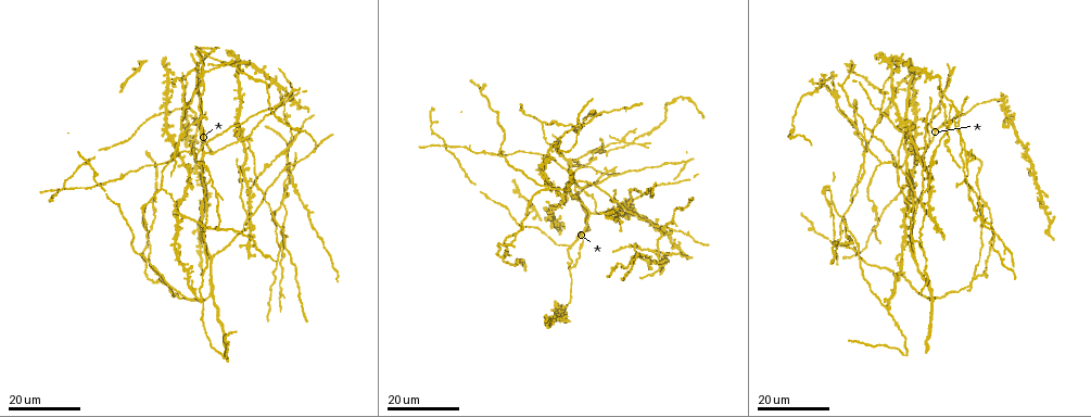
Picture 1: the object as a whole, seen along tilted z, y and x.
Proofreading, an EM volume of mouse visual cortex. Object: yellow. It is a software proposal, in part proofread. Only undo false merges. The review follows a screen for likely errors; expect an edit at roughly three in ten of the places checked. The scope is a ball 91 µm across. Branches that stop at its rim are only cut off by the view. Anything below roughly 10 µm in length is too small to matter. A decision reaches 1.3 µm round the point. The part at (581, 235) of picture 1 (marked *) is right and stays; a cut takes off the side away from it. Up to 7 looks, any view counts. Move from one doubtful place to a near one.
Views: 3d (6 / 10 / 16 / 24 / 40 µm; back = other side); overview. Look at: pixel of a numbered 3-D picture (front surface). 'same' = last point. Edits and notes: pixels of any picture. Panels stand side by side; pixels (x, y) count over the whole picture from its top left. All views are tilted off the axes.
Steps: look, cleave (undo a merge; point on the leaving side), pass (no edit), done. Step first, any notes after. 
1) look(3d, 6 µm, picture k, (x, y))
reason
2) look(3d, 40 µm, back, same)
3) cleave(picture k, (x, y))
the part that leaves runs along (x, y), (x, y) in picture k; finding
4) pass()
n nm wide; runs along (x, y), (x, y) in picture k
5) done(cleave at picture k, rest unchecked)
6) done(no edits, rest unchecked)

look(3d, 24 µm, picture 1, (201, 166))
sudden change in width

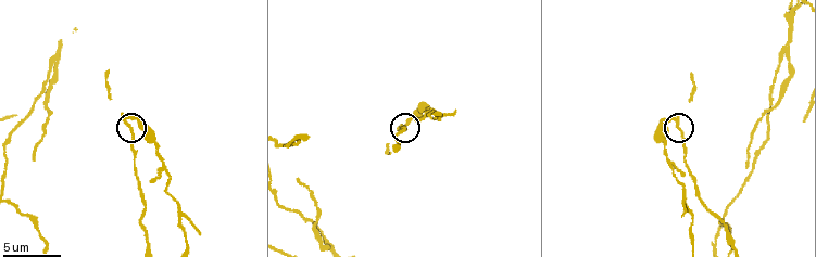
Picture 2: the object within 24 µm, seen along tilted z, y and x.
look(3d, 6 µm, picture 2, (132, 128))

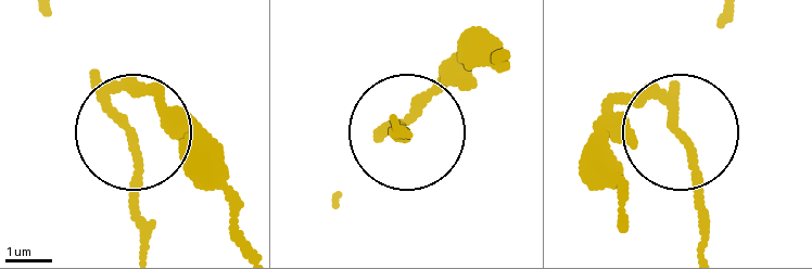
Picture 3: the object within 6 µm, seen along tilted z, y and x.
cleave(picture 3, (160, 113))
the part that leaves runs along (126, 81), (159, 103), (230, 207), (239, 242) in picture 3; two neurons meet here

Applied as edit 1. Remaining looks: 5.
look(overview)
see it whole again

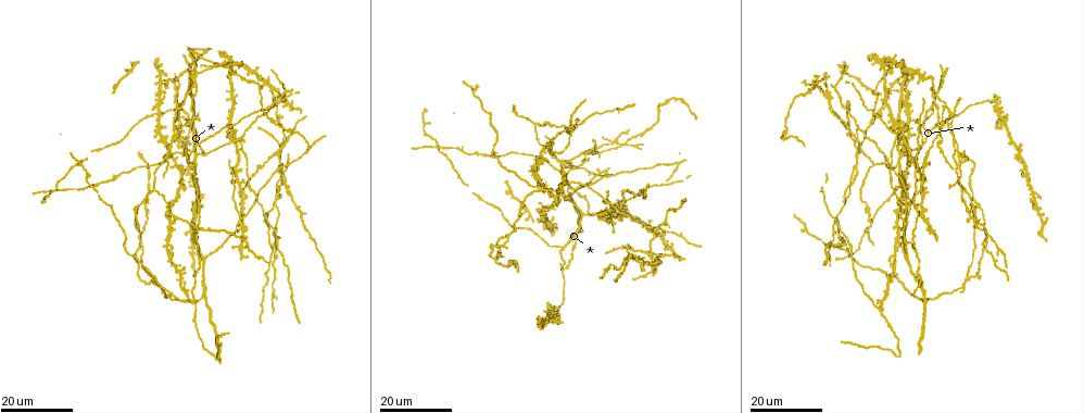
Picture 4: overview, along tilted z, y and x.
look(3d, 16 µm, picture 4, (898, 165))
three-way junction

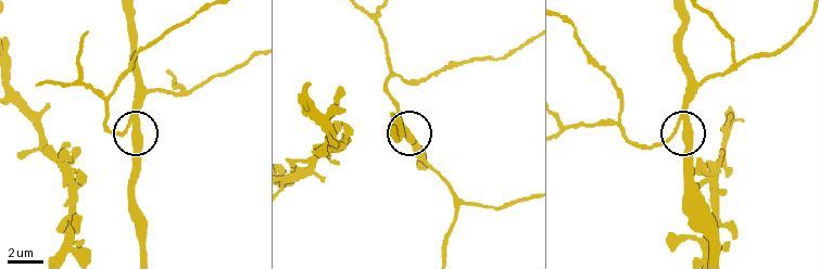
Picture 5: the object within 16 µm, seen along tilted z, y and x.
look(3d, 6 µm, picture 5, (130, 123))
closer look

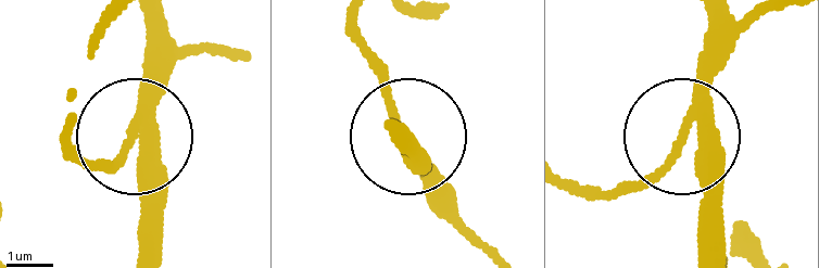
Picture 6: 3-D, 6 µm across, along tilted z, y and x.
look(3d, 6 µm, back, picture 6, (689, 138))

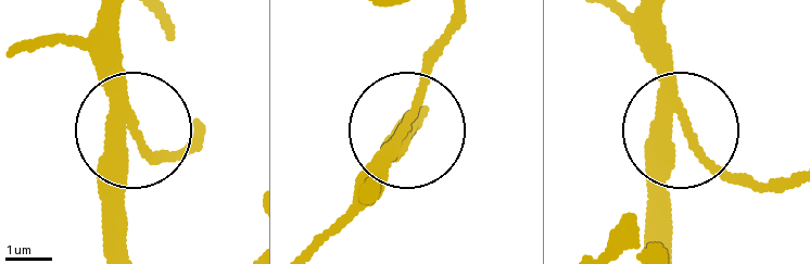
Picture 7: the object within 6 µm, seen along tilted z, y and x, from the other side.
pass()
side arm 128 µm; runs along (39, 42), (88, 54), (126, 134), (121, 239) in picture 7; continuous, no second neuron

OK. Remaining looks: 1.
done(cleave at picture 3, rest unchecked)

